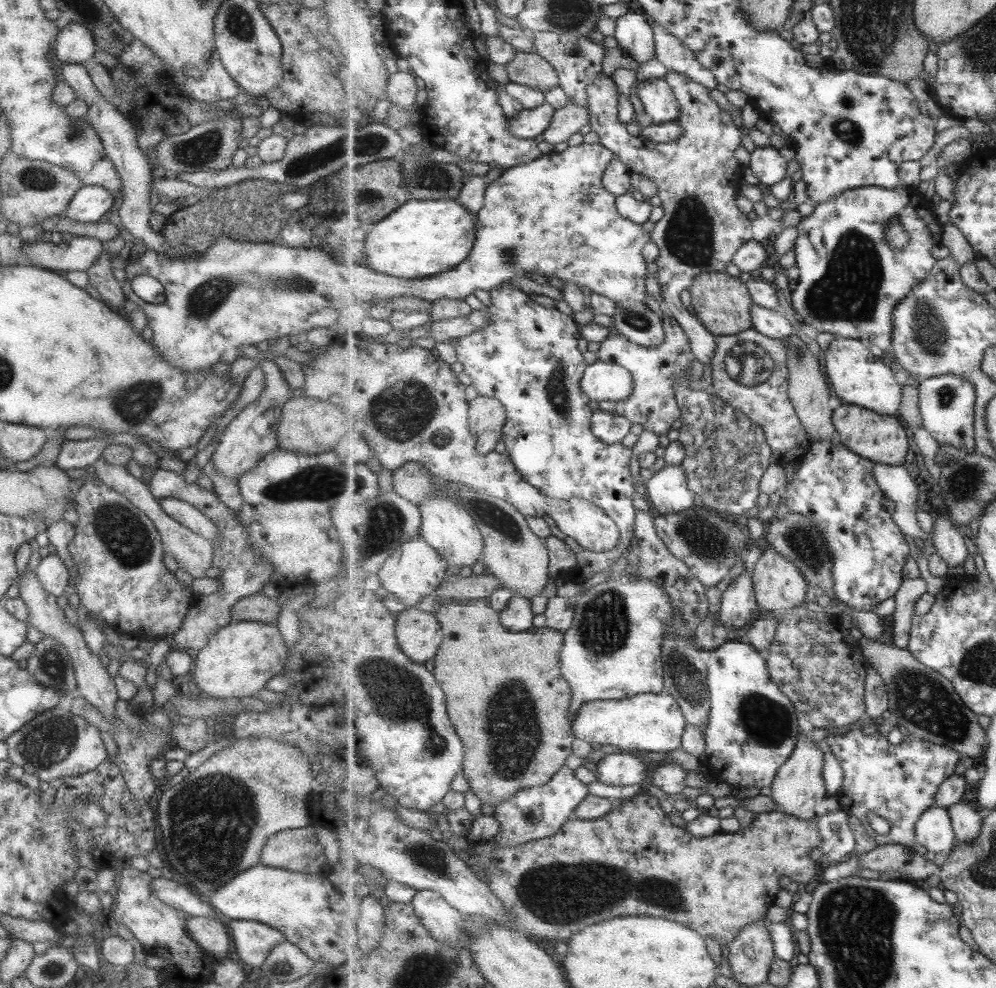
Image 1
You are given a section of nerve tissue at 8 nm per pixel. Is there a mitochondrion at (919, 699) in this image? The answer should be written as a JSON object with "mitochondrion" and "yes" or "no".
{"mitochondrion":"yes"}

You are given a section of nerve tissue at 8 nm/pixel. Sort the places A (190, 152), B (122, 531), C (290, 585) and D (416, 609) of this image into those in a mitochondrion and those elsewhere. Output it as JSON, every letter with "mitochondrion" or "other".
{"A":"mitochondrion","B":"mitochondrion","C":"other","D":"other"}

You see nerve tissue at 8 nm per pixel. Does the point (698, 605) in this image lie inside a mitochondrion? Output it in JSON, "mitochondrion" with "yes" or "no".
{"mitochondrion":"no"}

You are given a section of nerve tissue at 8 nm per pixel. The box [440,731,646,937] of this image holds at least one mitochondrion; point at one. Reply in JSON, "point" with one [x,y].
{"point":[549,891]}

